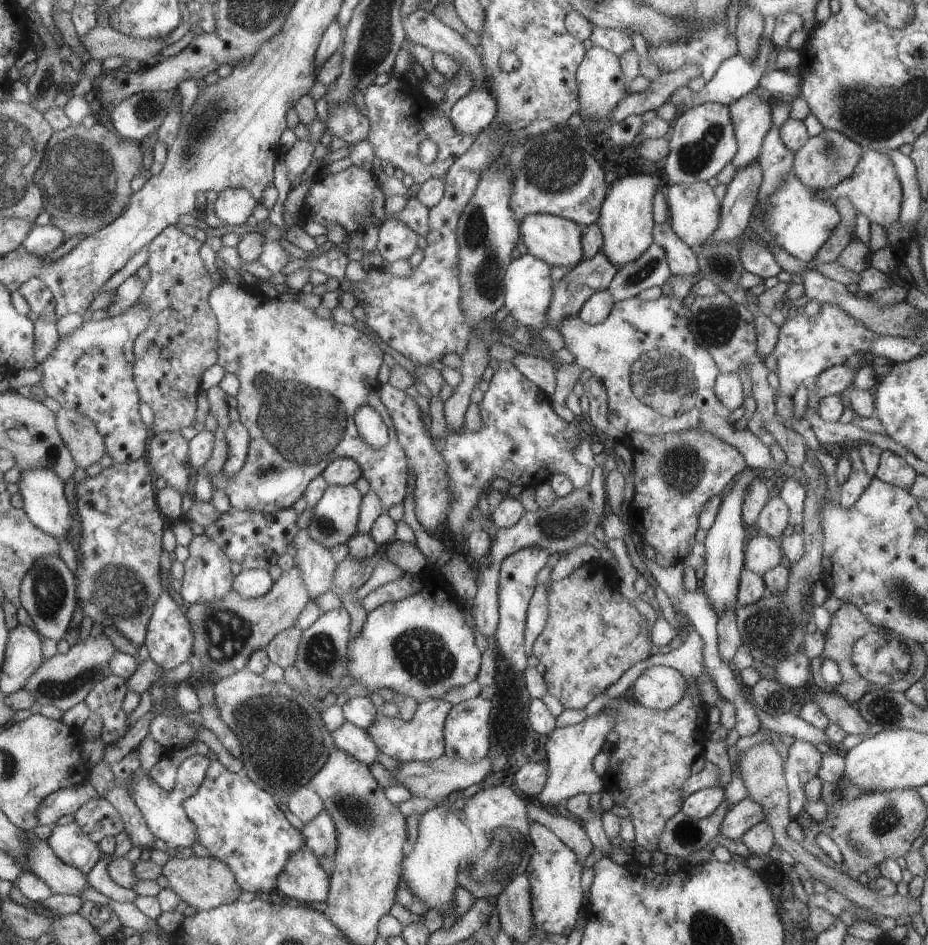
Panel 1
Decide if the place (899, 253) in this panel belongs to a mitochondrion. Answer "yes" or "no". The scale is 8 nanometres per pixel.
no

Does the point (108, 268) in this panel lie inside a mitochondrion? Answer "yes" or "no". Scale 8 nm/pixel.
no

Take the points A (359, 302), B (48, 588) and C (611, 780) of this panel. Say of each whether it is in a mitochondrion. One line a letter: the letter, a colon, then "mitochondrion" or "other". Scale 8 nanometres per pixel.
A: other
B: mitochondrion
C: other

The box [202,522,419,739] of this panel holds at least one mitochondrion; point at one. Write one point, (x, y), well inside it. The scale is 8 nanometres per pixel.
(319, 656)

